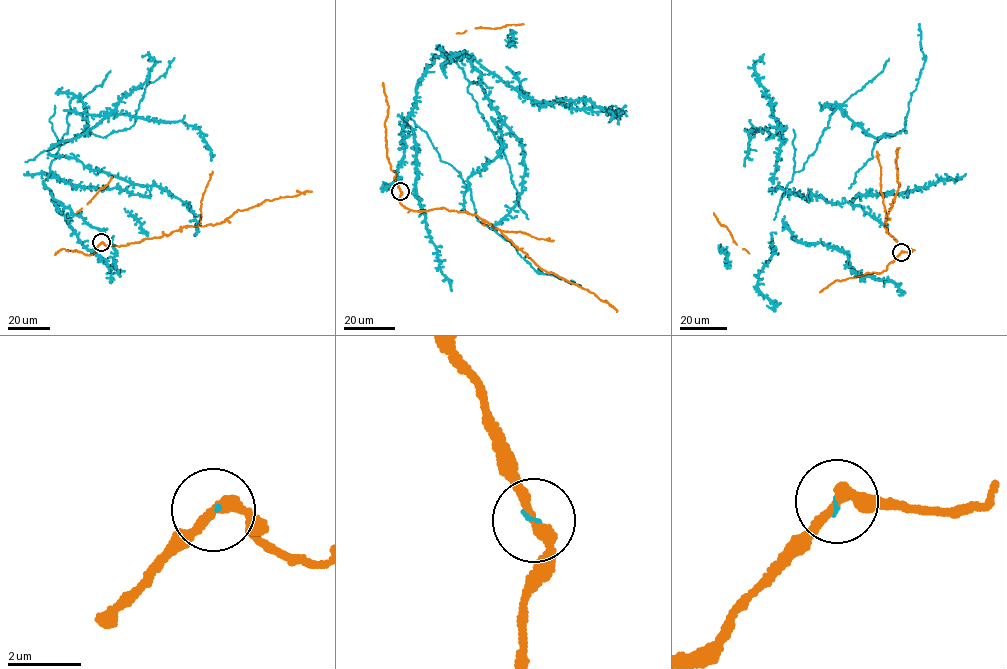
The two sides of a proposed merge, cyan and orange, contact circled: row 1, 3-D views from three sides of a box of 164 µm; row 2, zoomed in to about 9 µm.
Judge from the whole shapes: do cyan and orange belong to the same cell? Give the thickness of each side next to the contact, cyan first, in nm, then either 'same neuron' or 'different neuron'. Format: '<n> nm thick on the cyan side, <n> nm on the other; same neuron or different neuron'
70 nm thick on the cyan side, 280 nm on the other; same neuron

